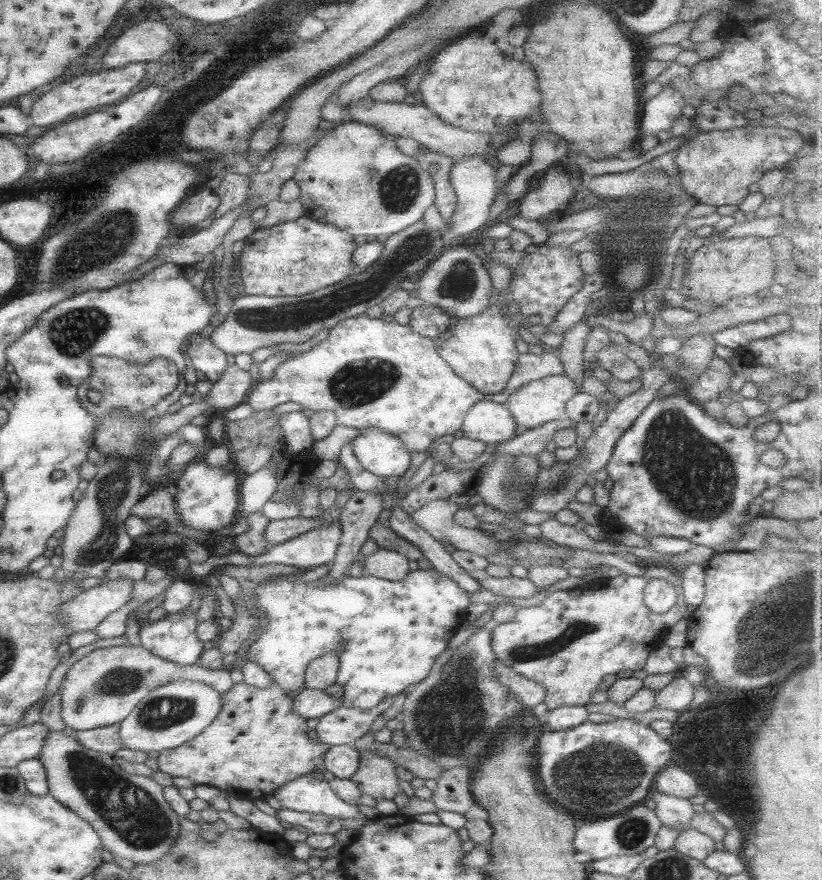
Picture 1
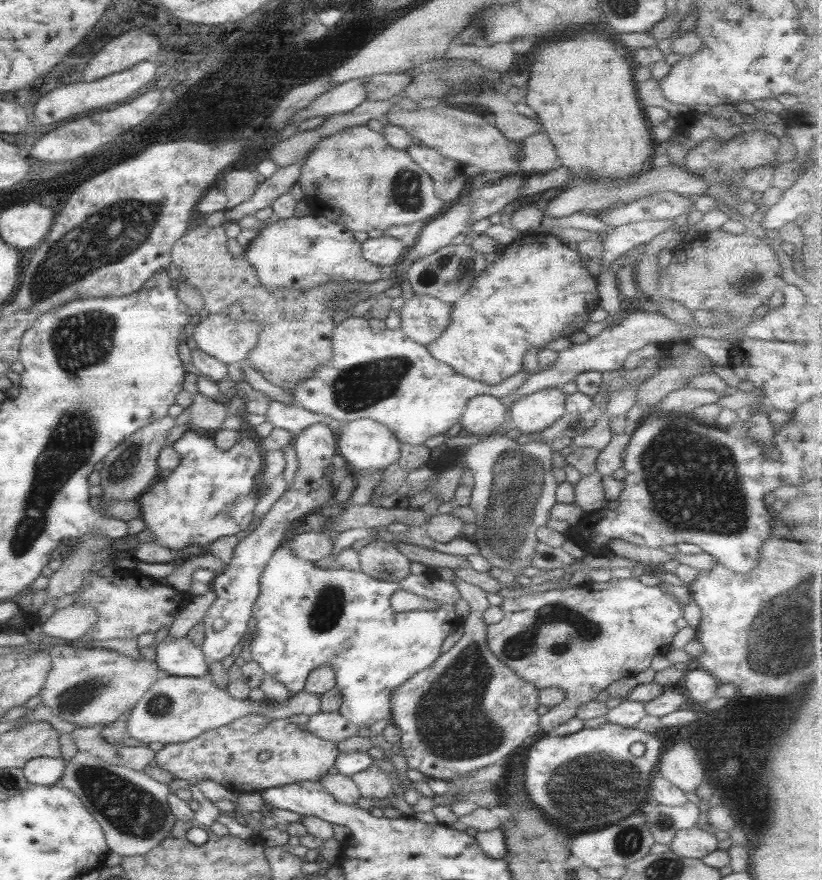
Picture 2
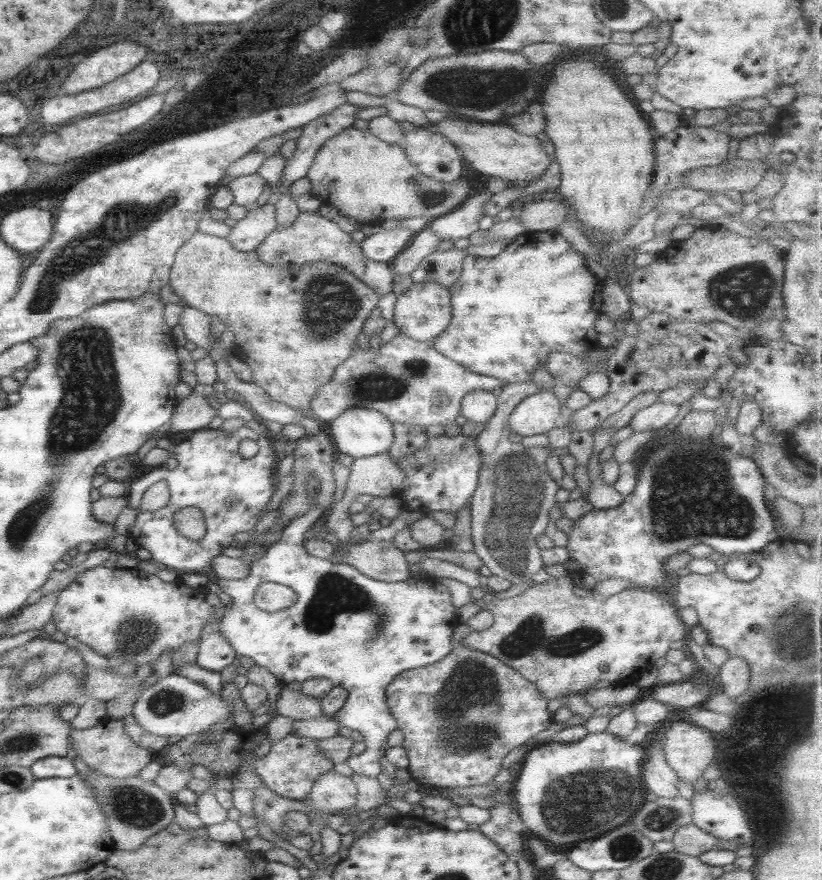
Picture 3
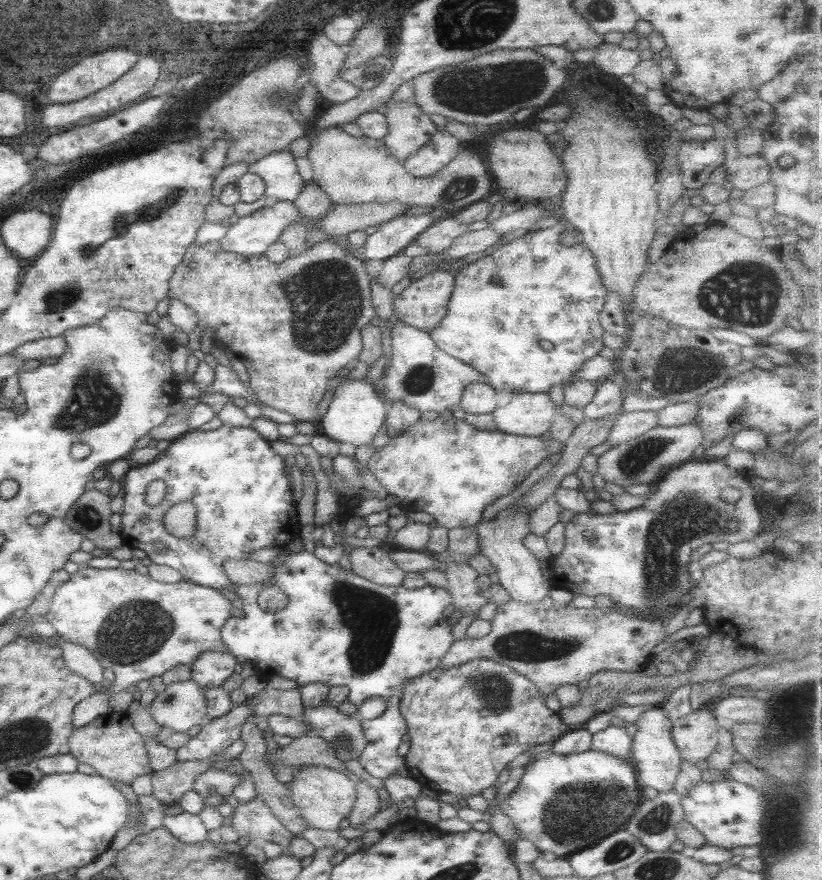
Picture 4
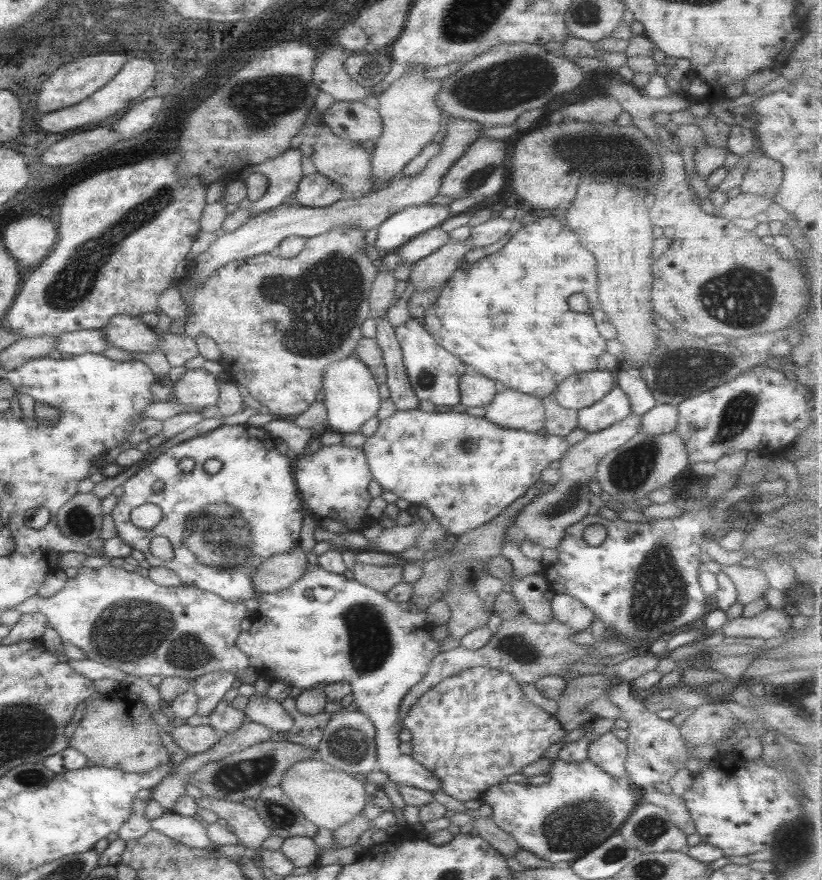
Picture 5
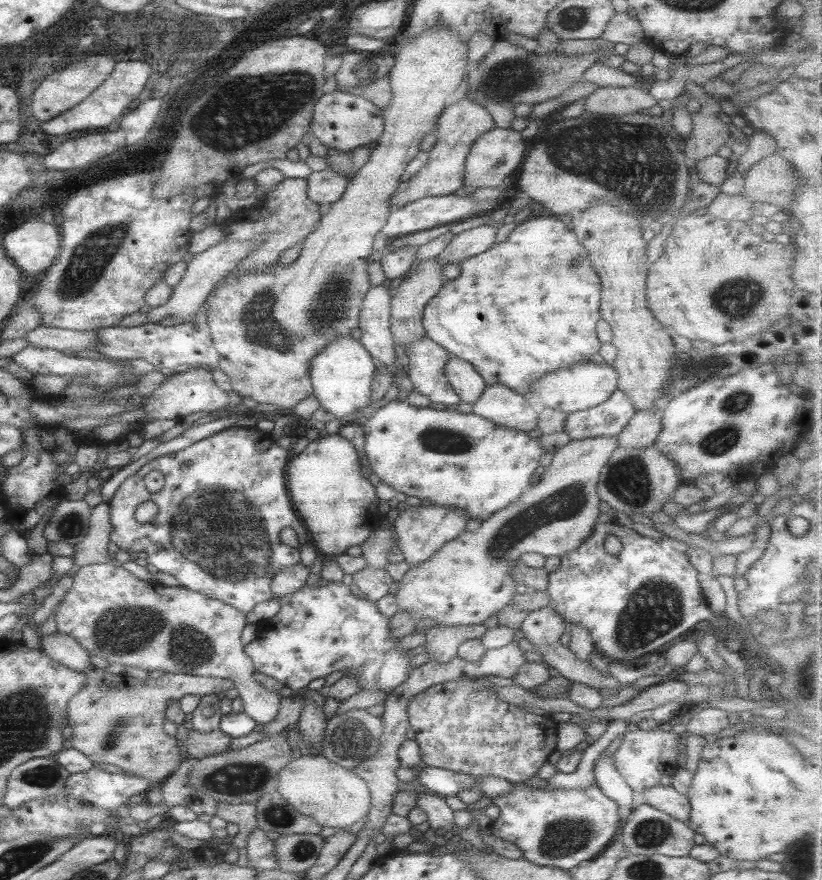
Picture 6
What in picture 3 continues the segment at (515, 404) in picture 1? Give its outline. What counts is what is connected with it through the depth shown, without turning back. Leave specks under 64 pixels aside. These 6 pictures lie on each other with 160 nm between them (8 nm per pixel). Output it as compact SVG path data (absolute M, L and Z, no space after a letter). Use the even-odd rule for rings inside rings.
M535 391L511 410L506 420L508 431L522 437L545 434L560 423L560 408L551 391Z

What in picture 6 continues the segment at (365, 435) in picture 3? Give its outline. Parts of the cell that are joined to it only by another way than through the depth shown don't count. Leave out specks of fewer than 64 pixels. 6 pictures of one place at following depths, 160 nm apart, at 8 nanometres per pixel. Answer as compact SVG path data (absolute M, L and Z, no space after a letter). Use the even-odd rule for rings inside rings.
M351 335L335 337L327 343L317 355L310 360L309 382L312 395L317 404L332 418L340 420L343 417L359 412L368 406L370 384L374 377L375 365L372 356Z

